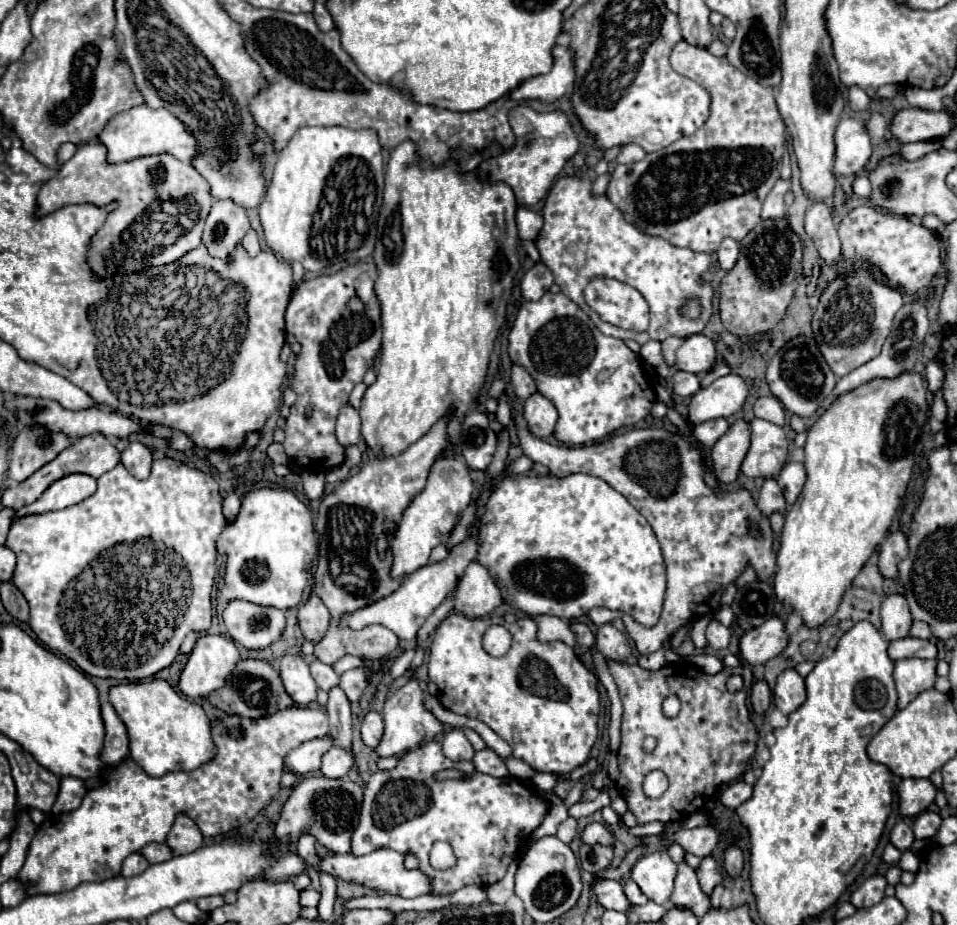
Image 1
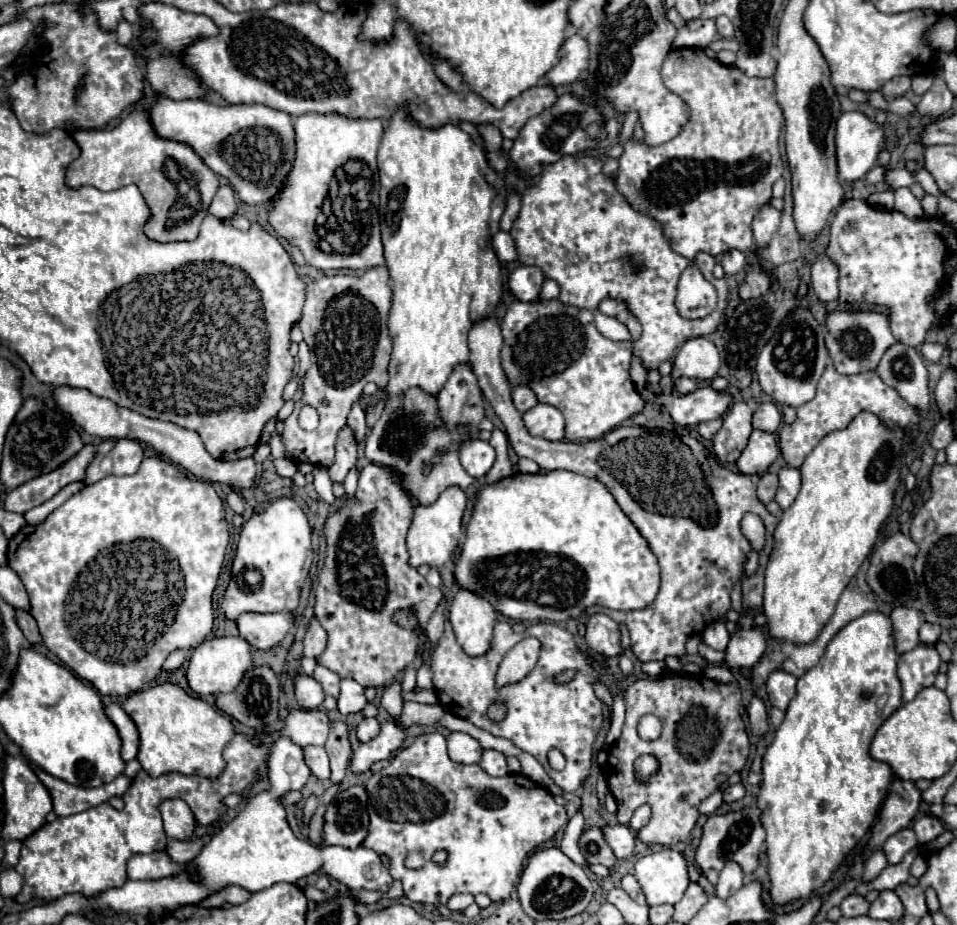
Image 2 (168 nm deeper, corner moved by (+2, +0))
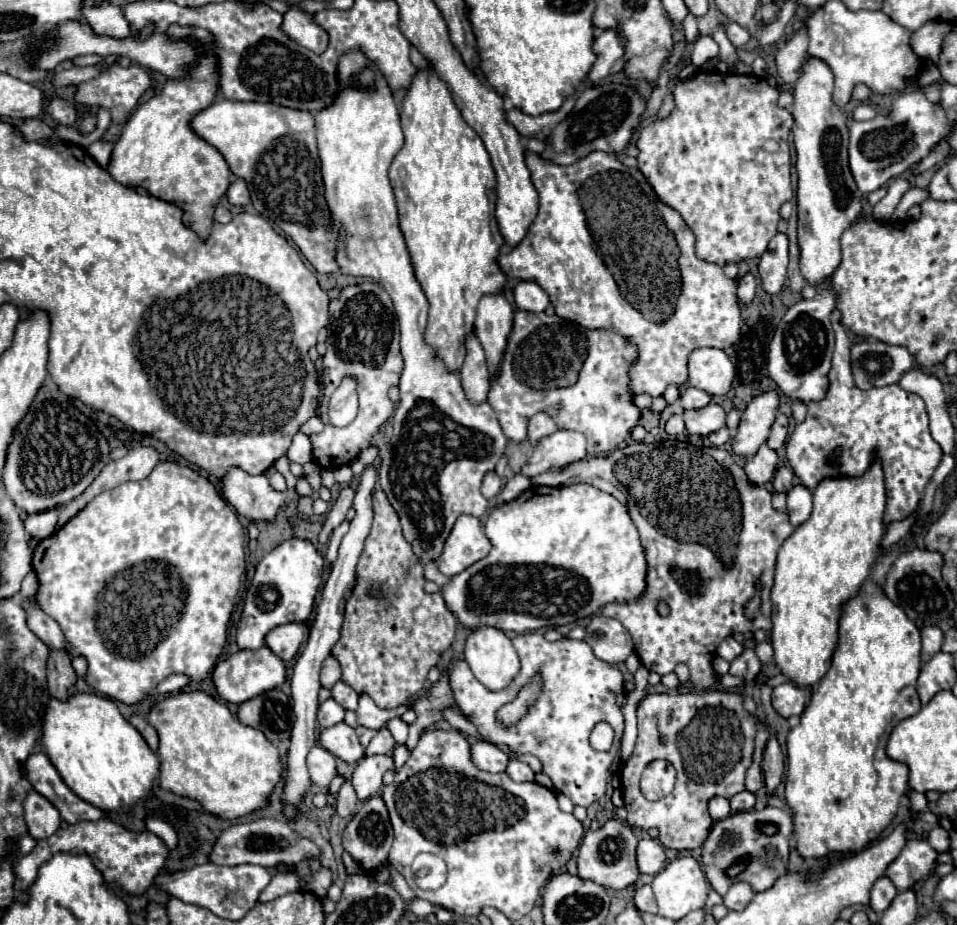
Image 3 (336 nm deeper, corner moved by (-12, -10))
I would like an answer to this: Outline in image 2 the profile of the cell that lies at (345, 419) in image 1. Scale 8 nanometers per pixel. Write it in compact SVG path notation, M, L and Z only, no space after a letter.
M345 427L341 433L339 433L339 441L337 441L337 455L335 455L335 461L333 465L327 469L329 471L329 479L333 483L343 483L349 469L355 465L357 461L357 443L353 439L353 431L349 427Z

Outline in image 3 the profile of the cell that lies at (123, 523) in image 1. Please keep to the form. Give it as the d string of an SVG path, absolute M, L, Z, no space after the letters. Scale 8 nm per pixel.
M161 461L157 463L157 467L151 471L147 479L123 483L111 491L103 491L91 503L87 503L85 509L81 509L73 519L69 519L59 531L55 531L53 535L37 543L33 551L33 571L37 573L39 579L37 603L49 617L53 617L59 623L69 653L87 659L87 673L83 675L87 685L95 693L103 693L125 705L135 705L141 699L145 699L149 693L153 693L157 685L173 673L185 673L193 681L201 681L209 675L227 641L227 623L235 605L235 597L241 587L241 575L245 571L243 545L245 545L243 525L239 523L235 509L221 497L215 485L211 485L207 479L203 479L189 467Z

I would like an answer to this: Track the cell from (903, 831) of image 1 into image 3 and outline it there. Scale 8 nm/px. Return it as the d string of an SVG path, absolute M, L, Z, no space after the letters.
M909 839L899 857L887 867L887 877L899 891L911 889L935 867L937 851L925 839Z

